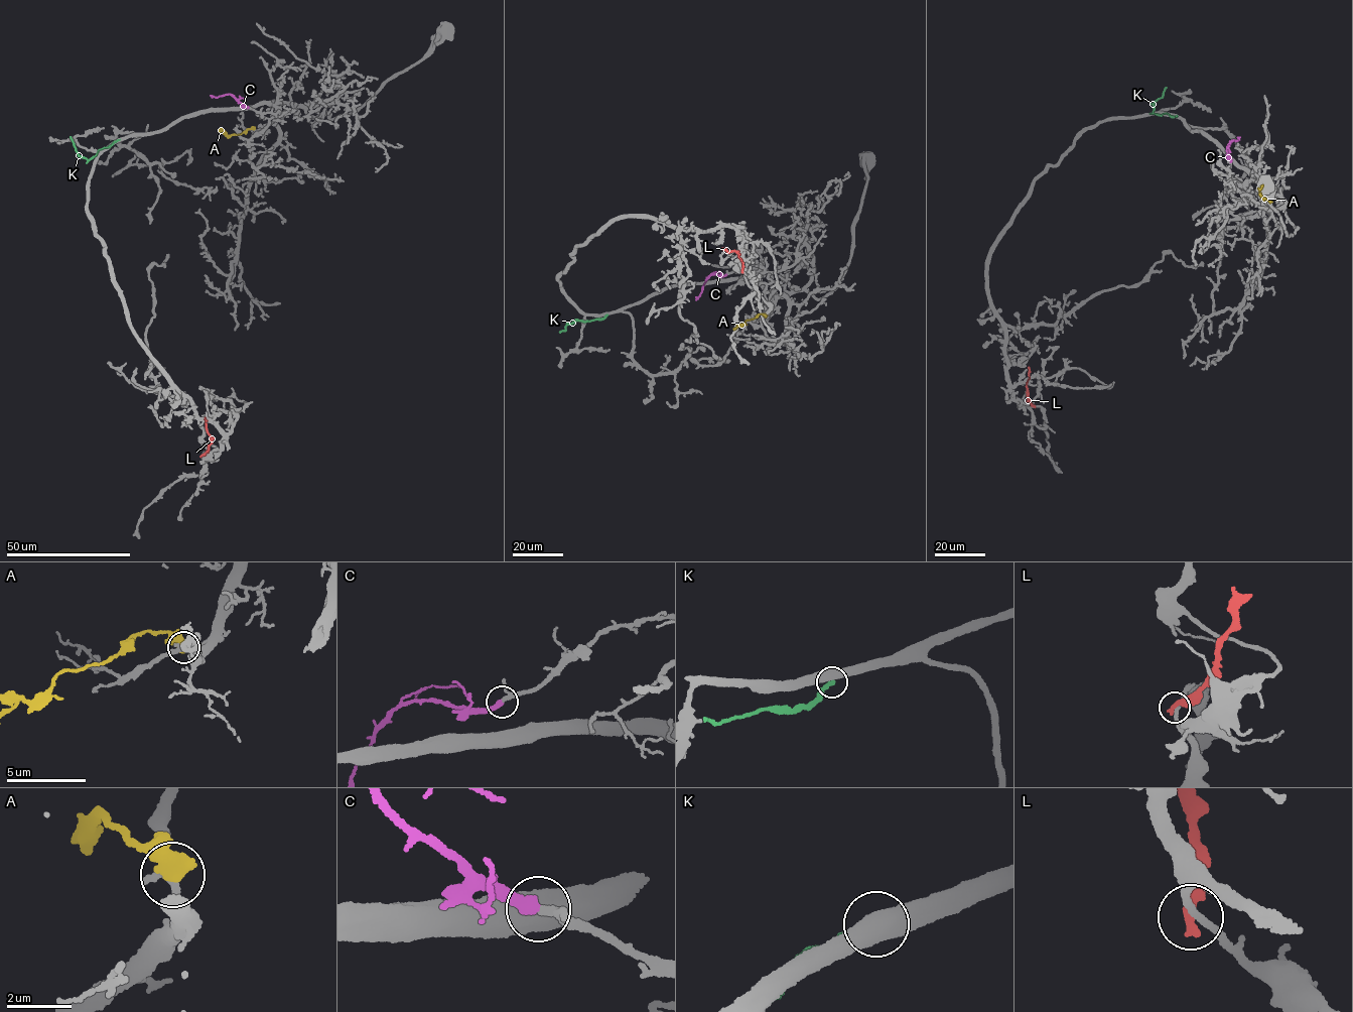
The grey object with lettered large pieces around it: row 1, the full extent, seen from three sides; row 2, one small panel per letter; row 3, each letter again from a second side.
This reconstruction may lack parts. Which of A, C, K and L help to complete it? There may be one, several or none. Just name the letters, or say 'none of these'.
C

